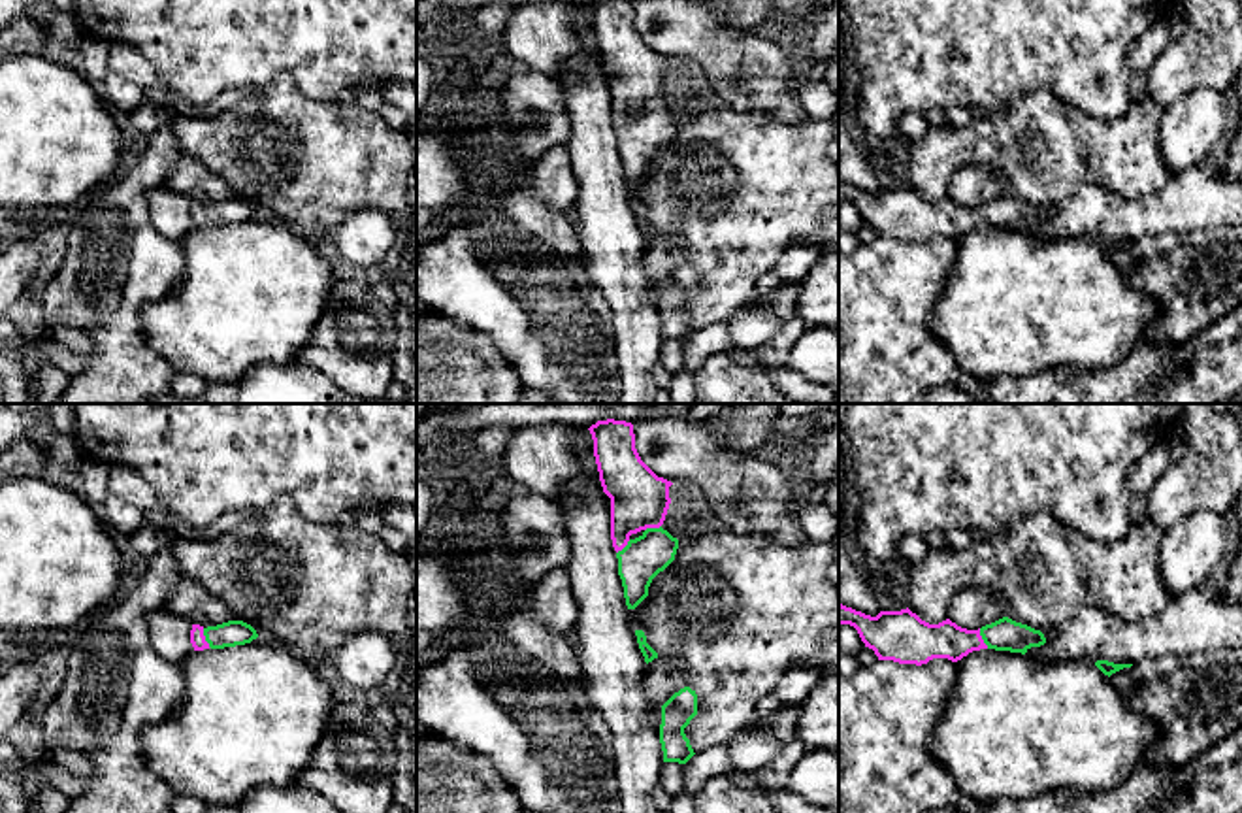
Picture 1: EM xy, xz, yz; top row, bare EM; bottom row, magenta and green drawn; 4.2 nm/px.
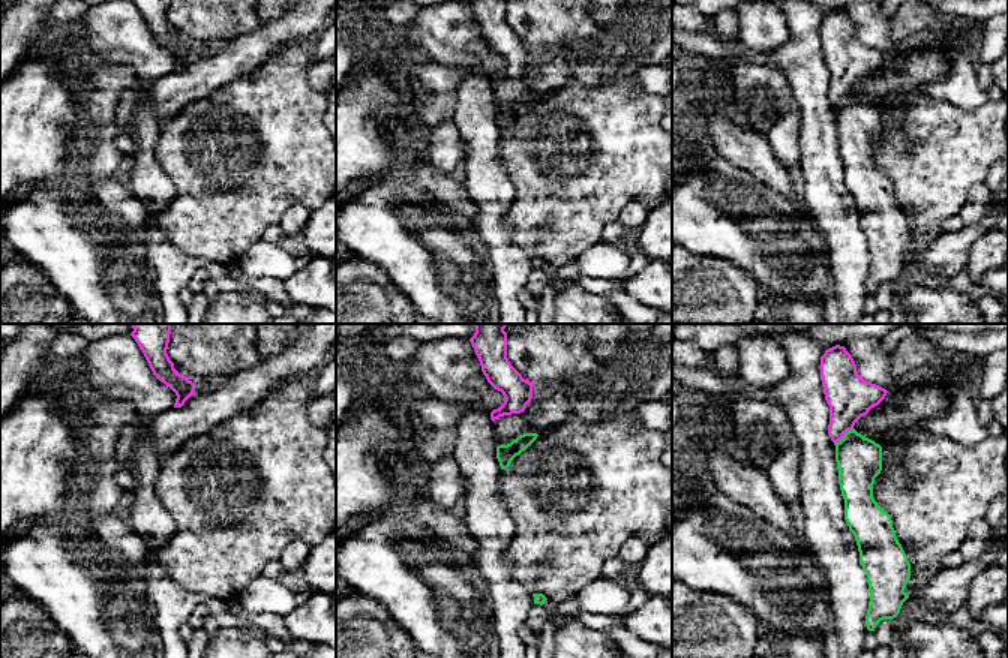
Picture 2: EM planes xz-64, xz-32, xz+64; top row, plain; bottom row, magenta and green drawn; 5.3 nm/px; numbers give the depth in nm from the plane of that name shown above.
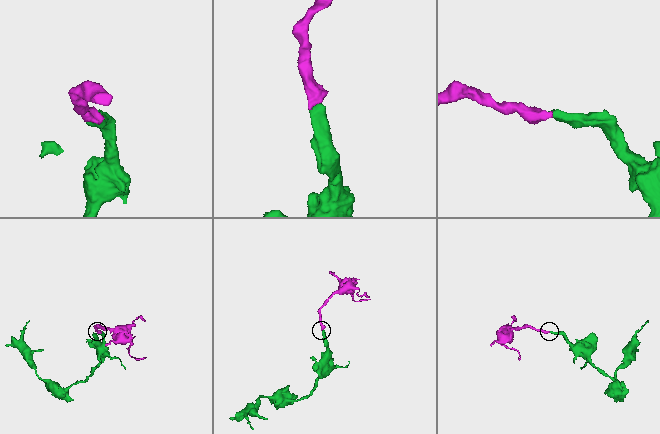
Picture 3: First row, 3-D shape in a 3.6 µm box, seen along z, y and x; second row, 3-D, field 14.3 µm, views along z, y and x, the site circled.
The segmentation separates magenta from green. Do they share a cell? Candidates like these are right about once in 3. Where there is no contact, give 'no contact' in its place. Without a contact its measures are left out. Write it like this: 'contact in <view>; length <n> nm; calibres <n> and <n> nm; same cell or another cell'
contact in yz; length 100 nm; calibres 170 and 140 nm; same cell

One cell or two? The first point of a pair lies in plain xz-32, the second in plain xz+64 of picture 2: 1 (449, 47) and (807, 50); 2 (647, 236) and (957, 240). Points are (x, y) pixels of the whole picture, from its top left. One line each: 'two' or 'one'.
1: two
2: two

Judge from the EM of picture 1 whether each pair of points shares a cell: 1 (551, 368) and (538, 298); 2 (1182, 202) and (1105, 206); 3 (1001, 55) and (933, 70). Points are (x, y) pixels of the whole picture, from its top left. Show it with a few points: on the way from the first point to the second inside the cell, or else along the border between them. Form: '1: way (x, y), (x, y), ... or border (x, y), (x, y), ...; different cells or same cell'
1: way (551, 351), (551, 323), (545, 315); same cell
2: way (1163, 210), (1124, 210); same cell
3: way (984, 55), (975, 55), (965, 65), (950, 65); same cell

